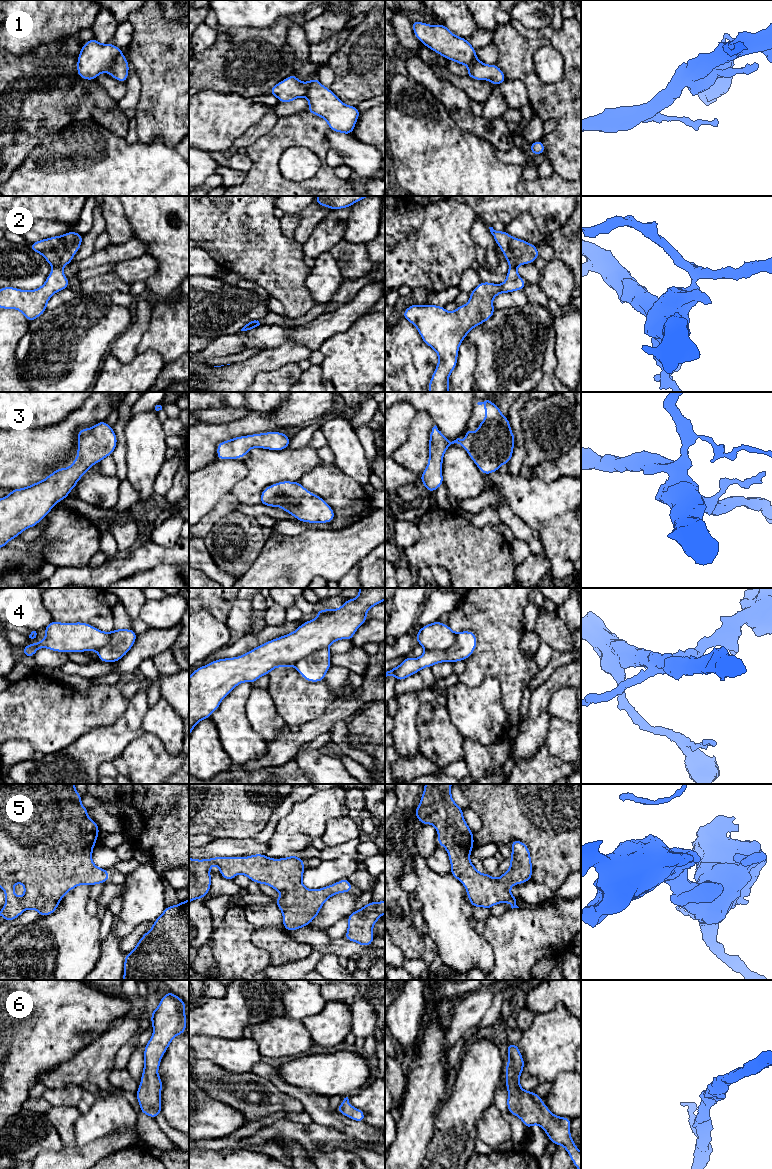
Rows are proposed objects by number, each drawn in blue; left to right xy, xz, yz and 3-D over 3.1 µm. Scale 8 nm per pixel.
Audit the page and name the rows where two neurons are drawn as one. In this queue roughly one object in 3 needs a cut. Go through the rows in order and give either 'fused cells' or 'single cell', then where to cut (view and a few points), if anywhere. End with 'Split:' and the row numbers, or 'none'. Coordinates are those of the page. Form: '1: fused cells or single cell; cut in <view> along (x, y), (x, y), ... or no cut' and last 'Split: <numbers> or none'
1: fused cells; cut in xy along (121, 53), (109, 69)
2: fused cells; cut in xy along (53, 266), (61, 268)
3: single cell; no cut
4: fused cells; cut in yz along (456, 633), (454, 642), (446, 649), (425, 650)
5: single cell; no cut
6: single cell; no cut
Split: 1, 2, 4

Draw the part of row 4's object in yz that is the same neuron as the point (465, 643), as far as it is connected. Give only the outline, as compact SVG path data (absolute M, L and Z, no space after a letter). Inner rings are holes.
M460 631L456 633L454 644L447 650L425 650L419 658L406 656L397 667L385 671L385 679L393 675L397 681L402 681L425 667L431 668L441 662L455 663L470 657L477 646L477 637L473 631Z

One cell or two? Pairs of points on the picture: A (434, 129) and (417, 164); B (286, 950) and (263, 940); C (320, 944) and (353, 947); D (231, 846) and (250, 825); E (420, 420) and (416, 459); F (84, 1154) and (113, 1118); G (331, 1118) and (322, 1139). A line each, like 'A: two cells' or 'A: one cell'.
A: one cell
B: one cell
C: one cell
D: two cells
E: one cell
F: two cells
G: two cells

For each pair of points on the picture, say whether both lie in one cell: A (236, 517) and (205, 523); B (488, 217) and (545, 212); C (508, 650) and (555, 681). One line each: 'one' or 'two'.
A: two
B: one
C: two

